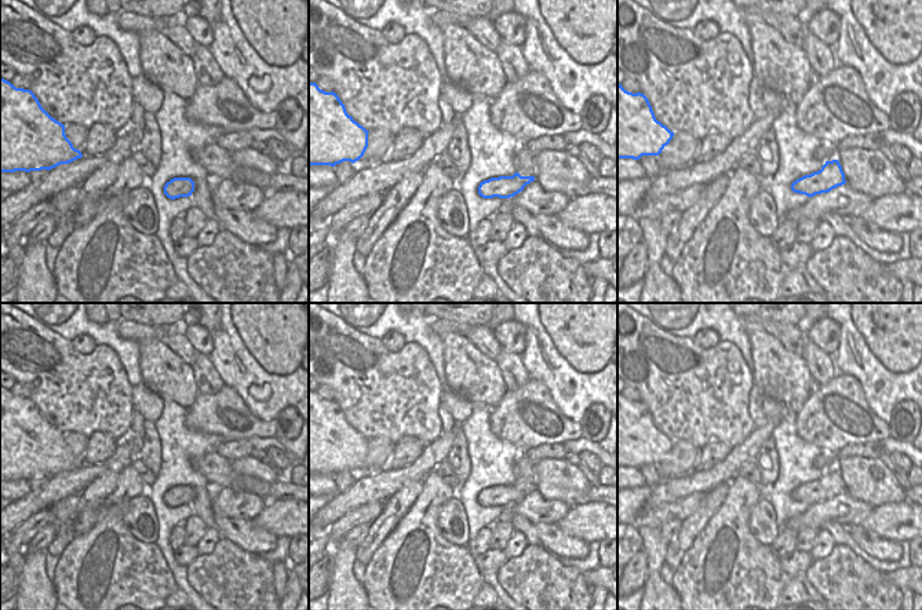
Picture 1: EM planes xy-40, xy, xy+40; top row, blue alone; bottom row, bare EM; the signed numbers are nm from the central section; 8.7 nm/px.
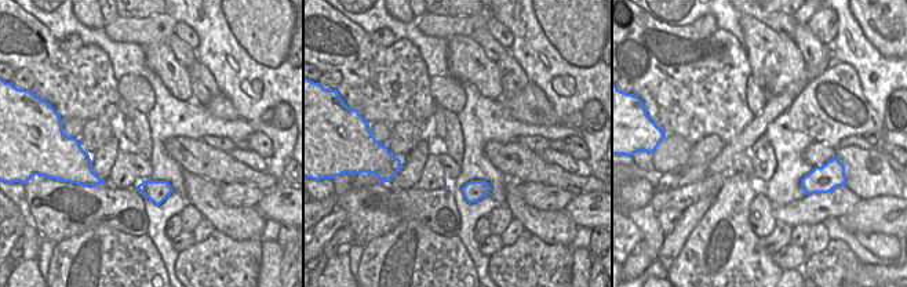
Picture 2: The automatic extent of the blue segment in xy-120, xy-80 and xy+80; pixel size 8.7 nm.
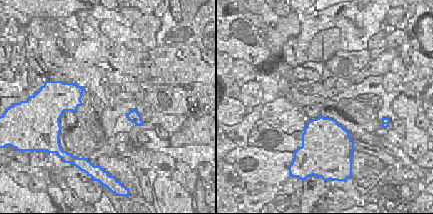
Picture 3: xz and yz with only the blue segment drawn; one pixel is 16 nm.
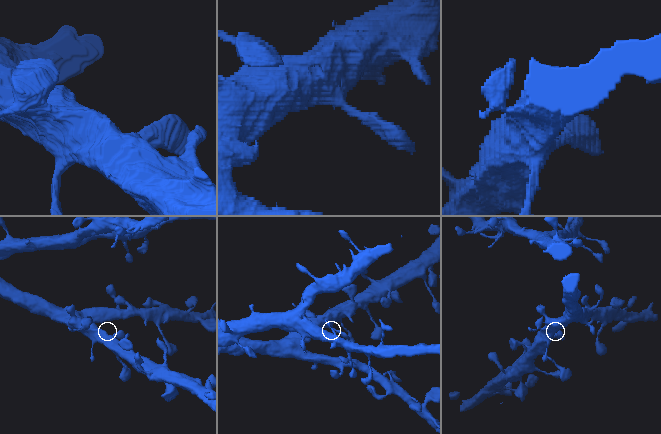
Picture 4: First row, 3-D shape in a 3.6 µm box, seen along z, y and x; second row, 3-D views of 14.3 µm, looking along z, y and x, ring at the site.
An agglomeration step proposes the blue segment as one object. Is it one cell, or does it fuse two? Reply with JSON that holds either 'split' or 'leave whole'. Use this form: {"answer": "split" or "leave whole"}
{"answer": "leave whole"}

